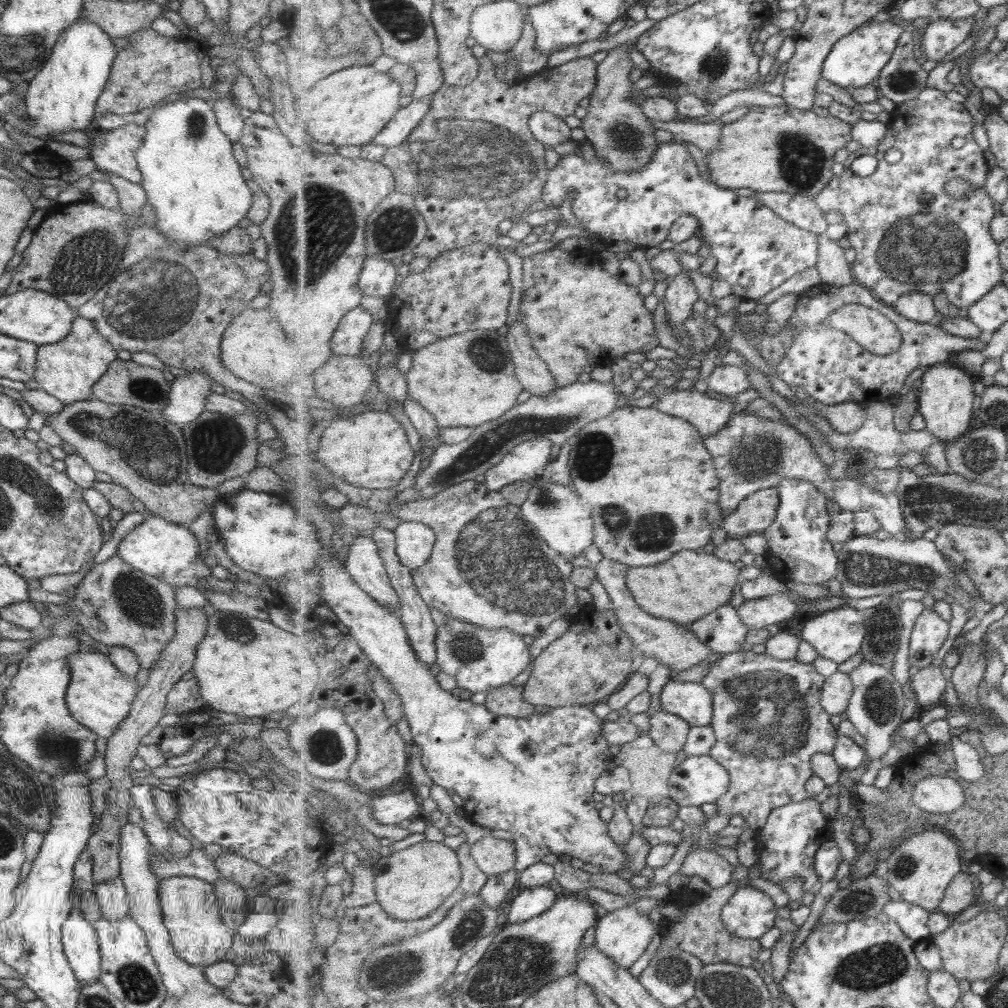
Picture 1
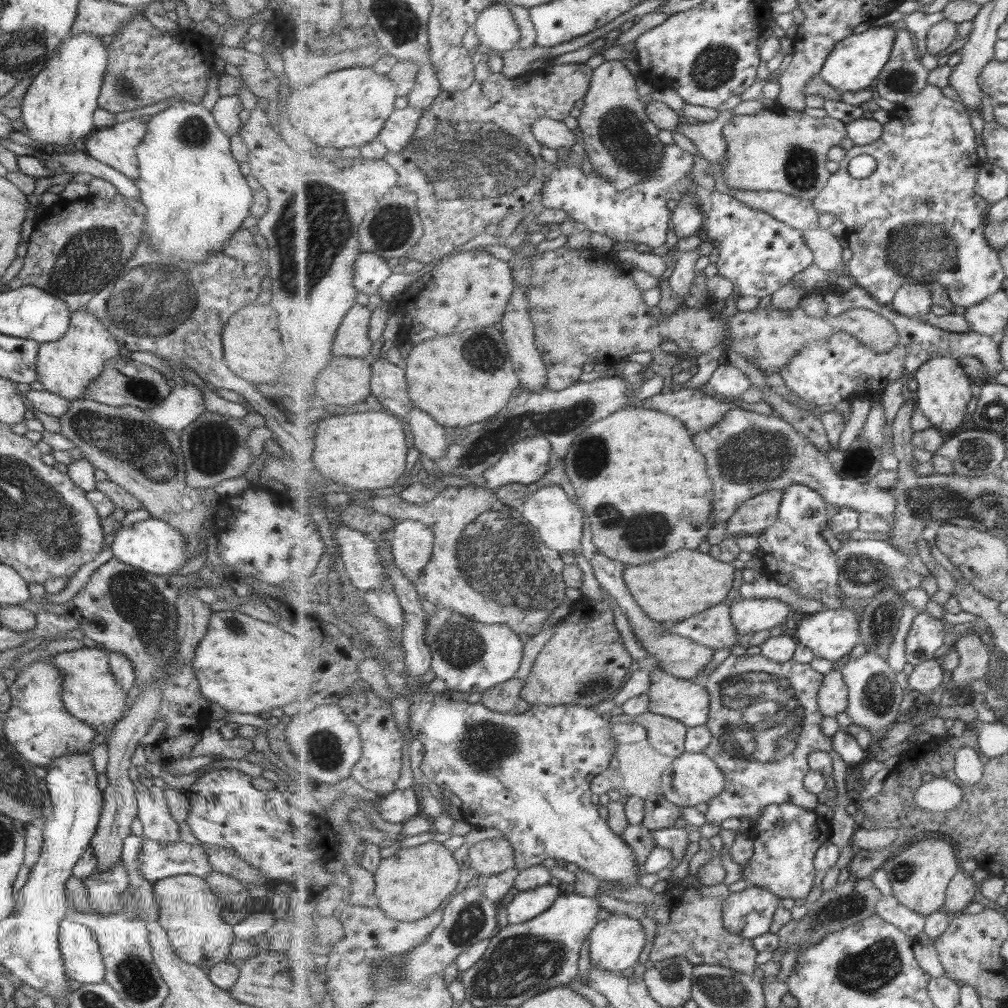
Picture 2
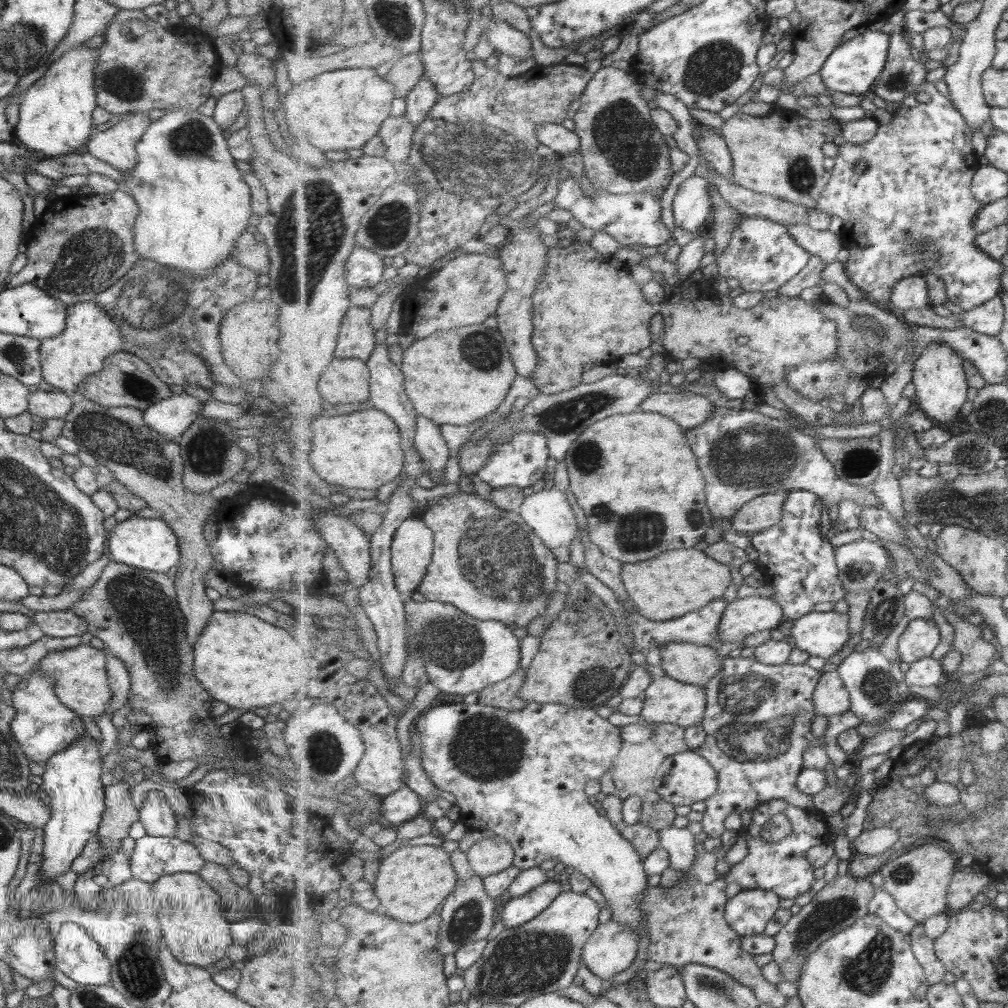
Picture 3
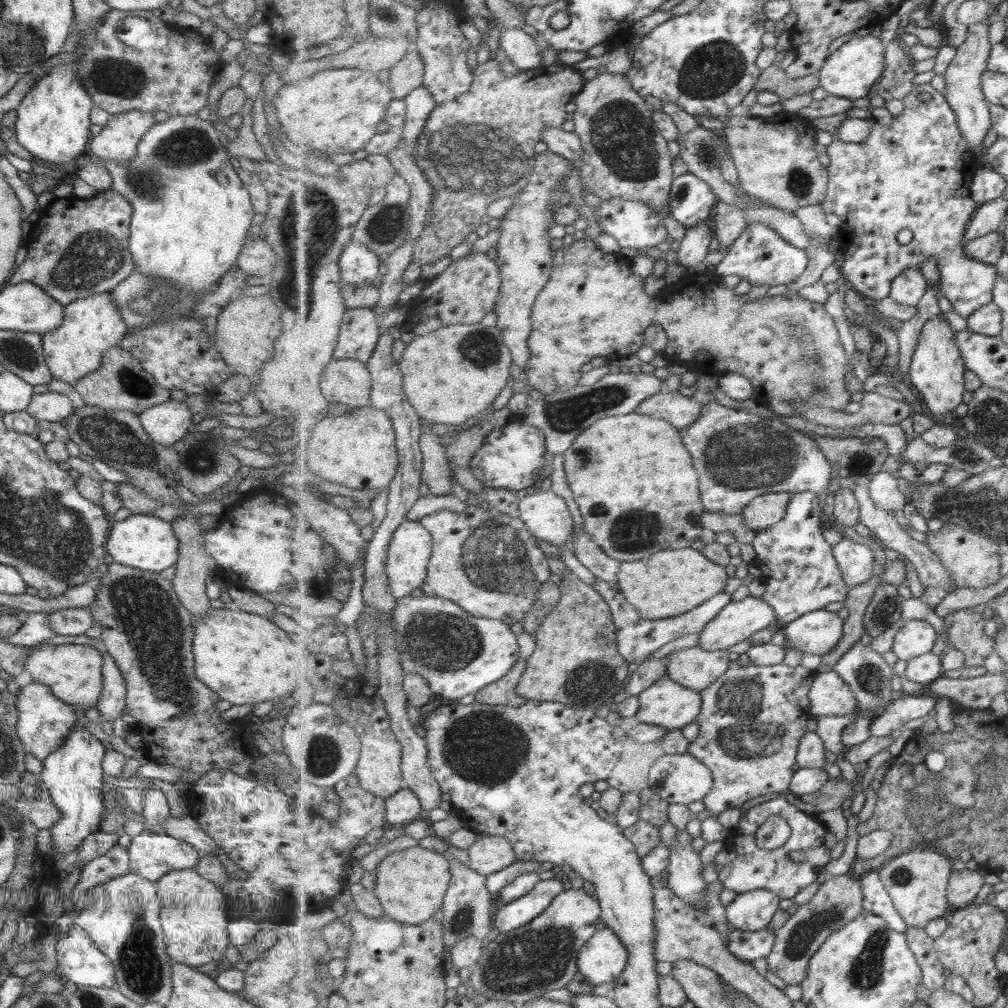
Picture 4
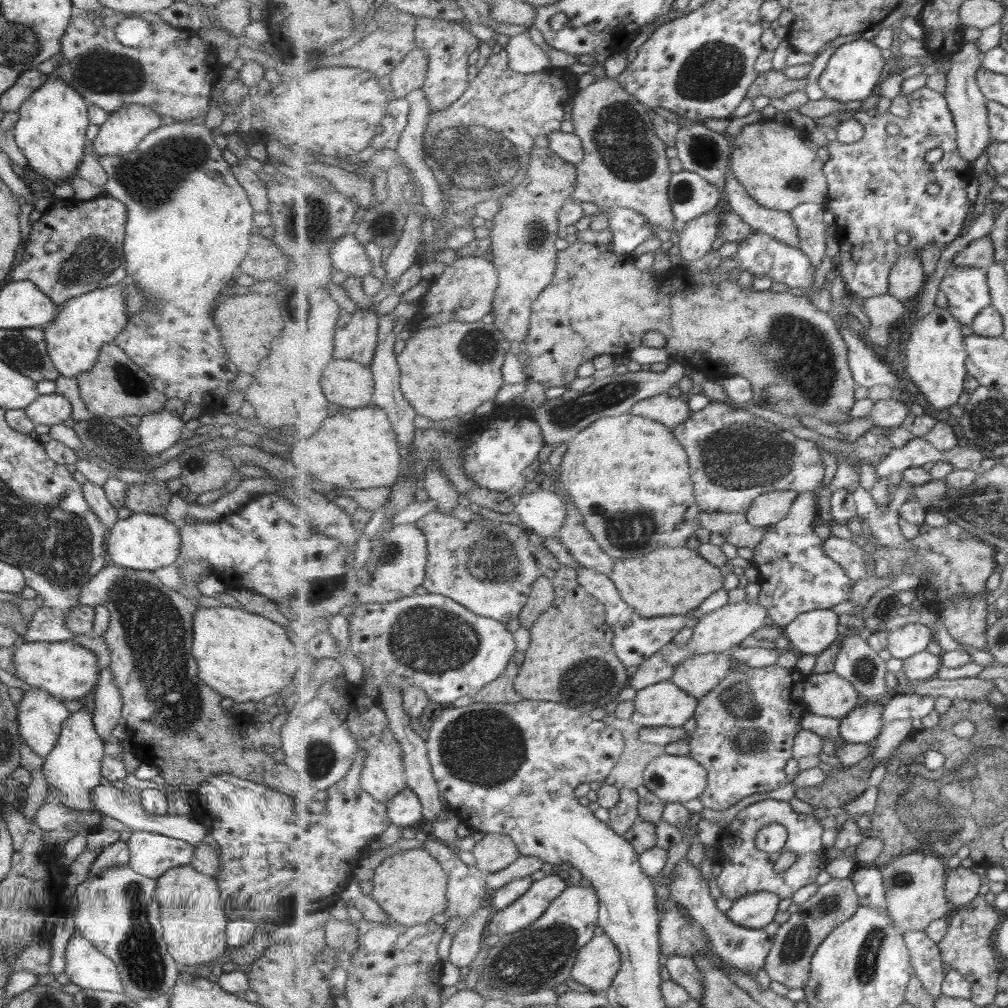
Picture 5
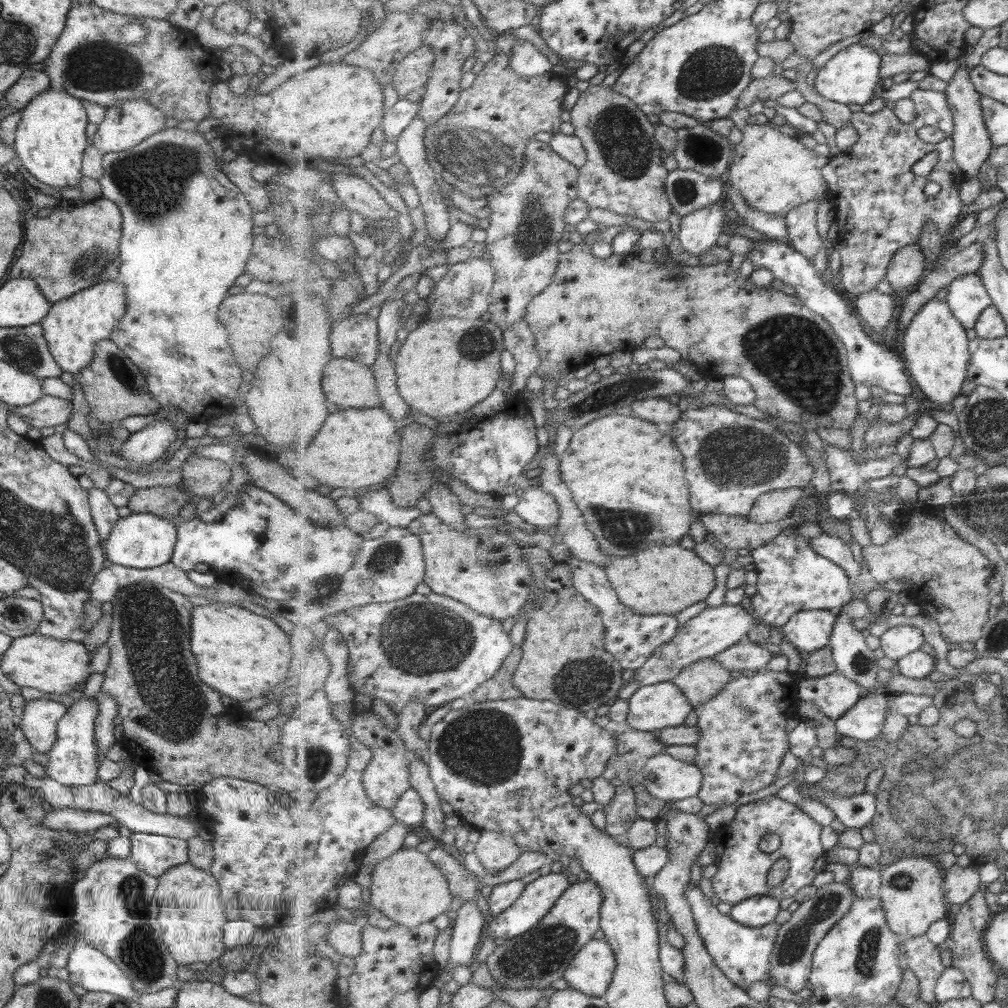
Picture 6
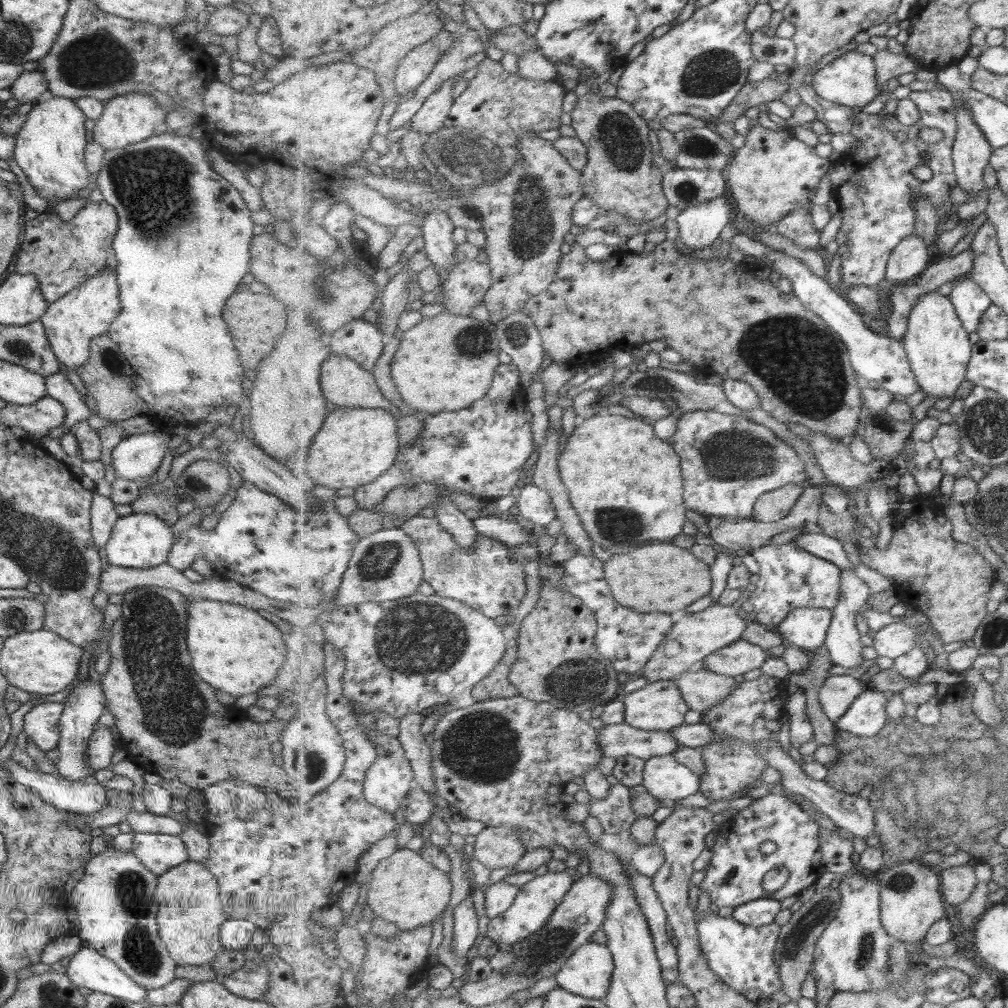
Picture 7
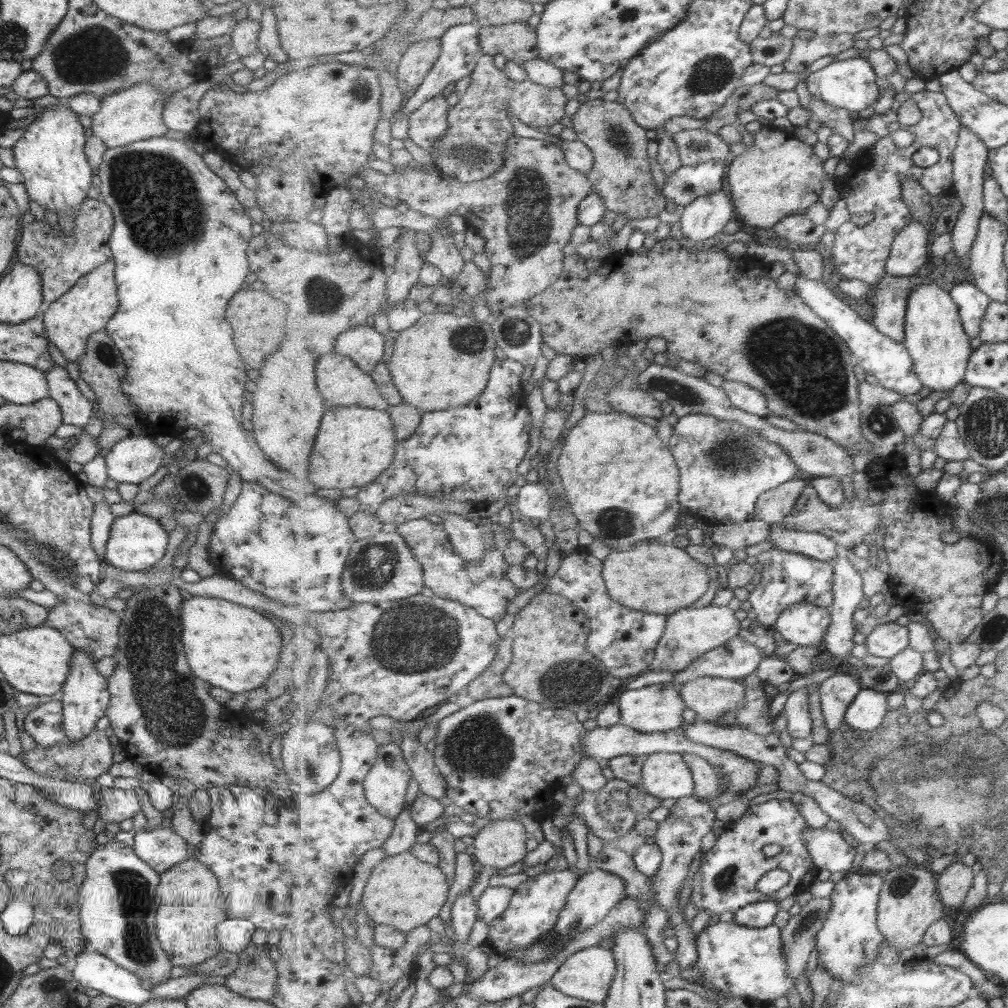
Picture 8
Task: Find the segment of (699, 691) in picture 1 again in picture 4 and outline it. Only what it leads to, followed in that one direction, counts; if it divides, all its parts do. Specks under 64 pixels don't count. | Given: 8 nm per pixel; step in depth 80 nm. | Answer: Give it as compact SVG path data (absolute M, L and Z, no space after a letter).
M667 675L652 684L646 691L638 694L638 697L641 706L636 715L637 720L647 724L664 726L666 729L682 729L689 723L696 721L703 710L702 696L698 690L687 688L685 685L671 680Z

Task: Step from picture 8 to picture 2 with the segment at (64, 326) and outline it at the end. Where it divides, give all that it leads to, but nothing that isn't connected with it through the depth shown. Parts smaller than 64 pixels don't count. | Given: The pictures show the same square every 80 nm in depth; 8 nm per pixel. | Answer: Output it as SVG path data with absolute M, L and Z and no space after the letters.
M77 309L70 313L69 324L59 340L41 343L36 353L36 380L43 386L43 390L62 396L65 400L85 398L85 387L95 378L104 367L104 362L118 356L120 346L118 340L111 336L106 326L87 309Z

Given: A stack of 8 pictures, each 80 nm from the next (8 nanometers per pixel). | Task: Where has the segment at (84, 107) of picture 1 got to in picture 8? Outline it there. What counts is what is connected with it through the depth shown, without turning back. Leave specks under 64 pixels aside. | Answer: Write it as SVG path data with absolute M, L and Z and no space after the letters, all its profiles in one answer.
M64 102L45 108L47 111L34 117L34 121L25 127L23 136L10 148L14 167L23 176L28 200L37 202L43 210L49 210L57 217L62 214L75 217L91 187L91 166L84 153L84 128L78 123L75 112Z

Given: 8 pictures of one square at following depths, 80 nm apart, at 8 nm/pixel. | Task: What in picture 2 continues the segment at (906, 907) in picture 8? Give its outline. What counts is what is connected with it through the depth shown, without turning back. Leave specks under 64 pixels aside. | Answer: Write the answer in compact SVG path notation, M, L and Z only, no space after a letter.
M940 834L923 837L901 854L888 859L882 868L892 883L893 894L899 900L901 907L909 907L929 917L943 908L945 892L954 876L961 872L960 863L953 842Z

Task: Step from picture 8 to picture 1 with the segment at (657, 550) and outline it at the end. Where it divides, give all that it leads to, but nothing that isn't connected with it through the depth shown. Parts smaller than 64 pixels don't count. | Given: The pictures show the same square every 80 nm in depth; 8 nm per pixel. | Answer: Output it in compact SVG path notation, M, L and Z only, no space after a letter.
M686 550L679 551L665 564L631 567L626 583L642 609L655 617L688 625L729 604L731 594L739 584L739 572L741 570L735 564L719 559L714 553Z

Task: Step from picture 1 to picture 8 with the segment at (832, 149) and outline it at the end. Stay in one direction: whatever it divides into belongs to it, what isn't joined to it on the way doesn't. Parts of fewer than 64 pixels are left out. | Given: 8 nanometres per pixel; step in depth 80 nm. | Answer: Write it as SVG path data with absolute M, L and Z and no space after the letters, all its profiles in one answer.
M761 127L753 135L754 144L745 149L738 157L732 158L727 165L726 178L729 183L732 202L737 210L737 218L754 228L773 229L781 220L788 216L805 214L809 206L819 202L819 196L823 192L821 180L825 176L823 160L817 158L811 144L805 144L793 134L785 134L784 129L769 130Z

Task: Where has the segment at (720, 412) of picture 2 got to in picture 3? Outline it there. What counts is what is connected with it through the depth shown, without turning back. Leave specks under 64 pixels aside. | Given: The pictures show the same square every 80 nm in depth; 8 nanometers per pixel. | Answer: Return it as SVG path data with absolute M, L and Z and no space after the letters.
M678 388L670 393L655 391L641 403L640 410L670 416L688 431L709 422L715 407L707 396Z

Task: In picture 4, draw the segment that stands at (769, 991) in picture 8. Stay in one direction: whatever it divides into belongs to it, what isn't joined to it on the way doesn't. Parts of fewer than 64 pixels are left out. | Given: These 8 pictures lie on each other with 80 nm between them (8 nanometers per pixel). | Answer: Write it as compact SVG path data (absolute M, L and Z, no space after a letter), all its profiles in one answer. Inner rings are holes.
M685 830L677 831L677 839L670 848L667 886L687 903L703 909L707 882L703 880L703 862L699 853L693 850L693 838ZM731 926L727 947L739 959L753 962L771 955L775 945L776 934L768 928L761 932L743 932Z

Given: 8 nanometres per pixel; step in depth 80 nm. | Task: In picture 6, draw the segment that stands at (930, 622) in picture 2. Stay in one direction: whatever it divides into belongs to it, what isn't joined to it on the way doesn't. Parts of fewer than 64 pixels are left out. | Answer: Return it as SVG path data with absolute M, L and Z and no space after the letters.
M895 625L879 637L884 654L895 661L918 651L925 644L923 632L919 628L908 625Z

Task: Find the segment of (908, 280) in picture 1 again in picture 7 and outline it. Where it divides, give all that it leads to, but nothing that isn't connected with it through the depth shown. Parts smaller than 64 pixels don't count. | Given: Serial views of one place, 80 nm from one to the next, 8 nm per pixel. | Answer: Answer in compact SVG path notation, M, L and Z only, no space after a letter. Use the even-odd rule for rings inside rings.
M946 89L912 92L910 99L918 104L921 113L921 120L912 127L902 126L897 117L884 110L876 114L867 114L862 111L857 113L852 122L852 133L859 139L860 145L855 152L851 152L851 155L846 153L841 155L834 162L834 167L830 171L829 179L832 183L832 193L838 204L842 206L842 226L836 242L839 246L837 253L840 256L840 266L842 267L842 274L837 285L843 289L856 284L864 284L877 289L879 282L887 279L886 270L894 248L903 242L907 236L913 236L916 233L918 207L915 204L919 197L928 196L941 217L955 212L956 206L949 202L951 202L953 188L958 186L958 177L954 167L954 144L958 133L956 102ZM923 126L940 129L944 133L944 137L936 143L921 140L919 132ZM897 130L907 134L908 139L905 143L893 136L893 132ZM927 152L930 153L927 165L932 171L932 178L928 181L921 181L917 176L913 176L911 170L923 163L923 156ZM963 278L956 283L949 294L951 302L955 305L967 332L977 333L983 315L994 301L977 280Z

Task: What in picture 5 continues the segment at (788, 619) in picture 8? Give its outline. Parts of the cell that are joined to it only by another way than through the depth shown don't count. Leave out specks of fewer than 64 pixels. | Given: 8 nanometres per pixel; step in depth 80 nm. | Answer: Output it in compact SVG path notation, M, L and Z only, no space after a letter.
M827 609L804 612L783 629L796 652L816 656L839 638L840 627L839 614Z

